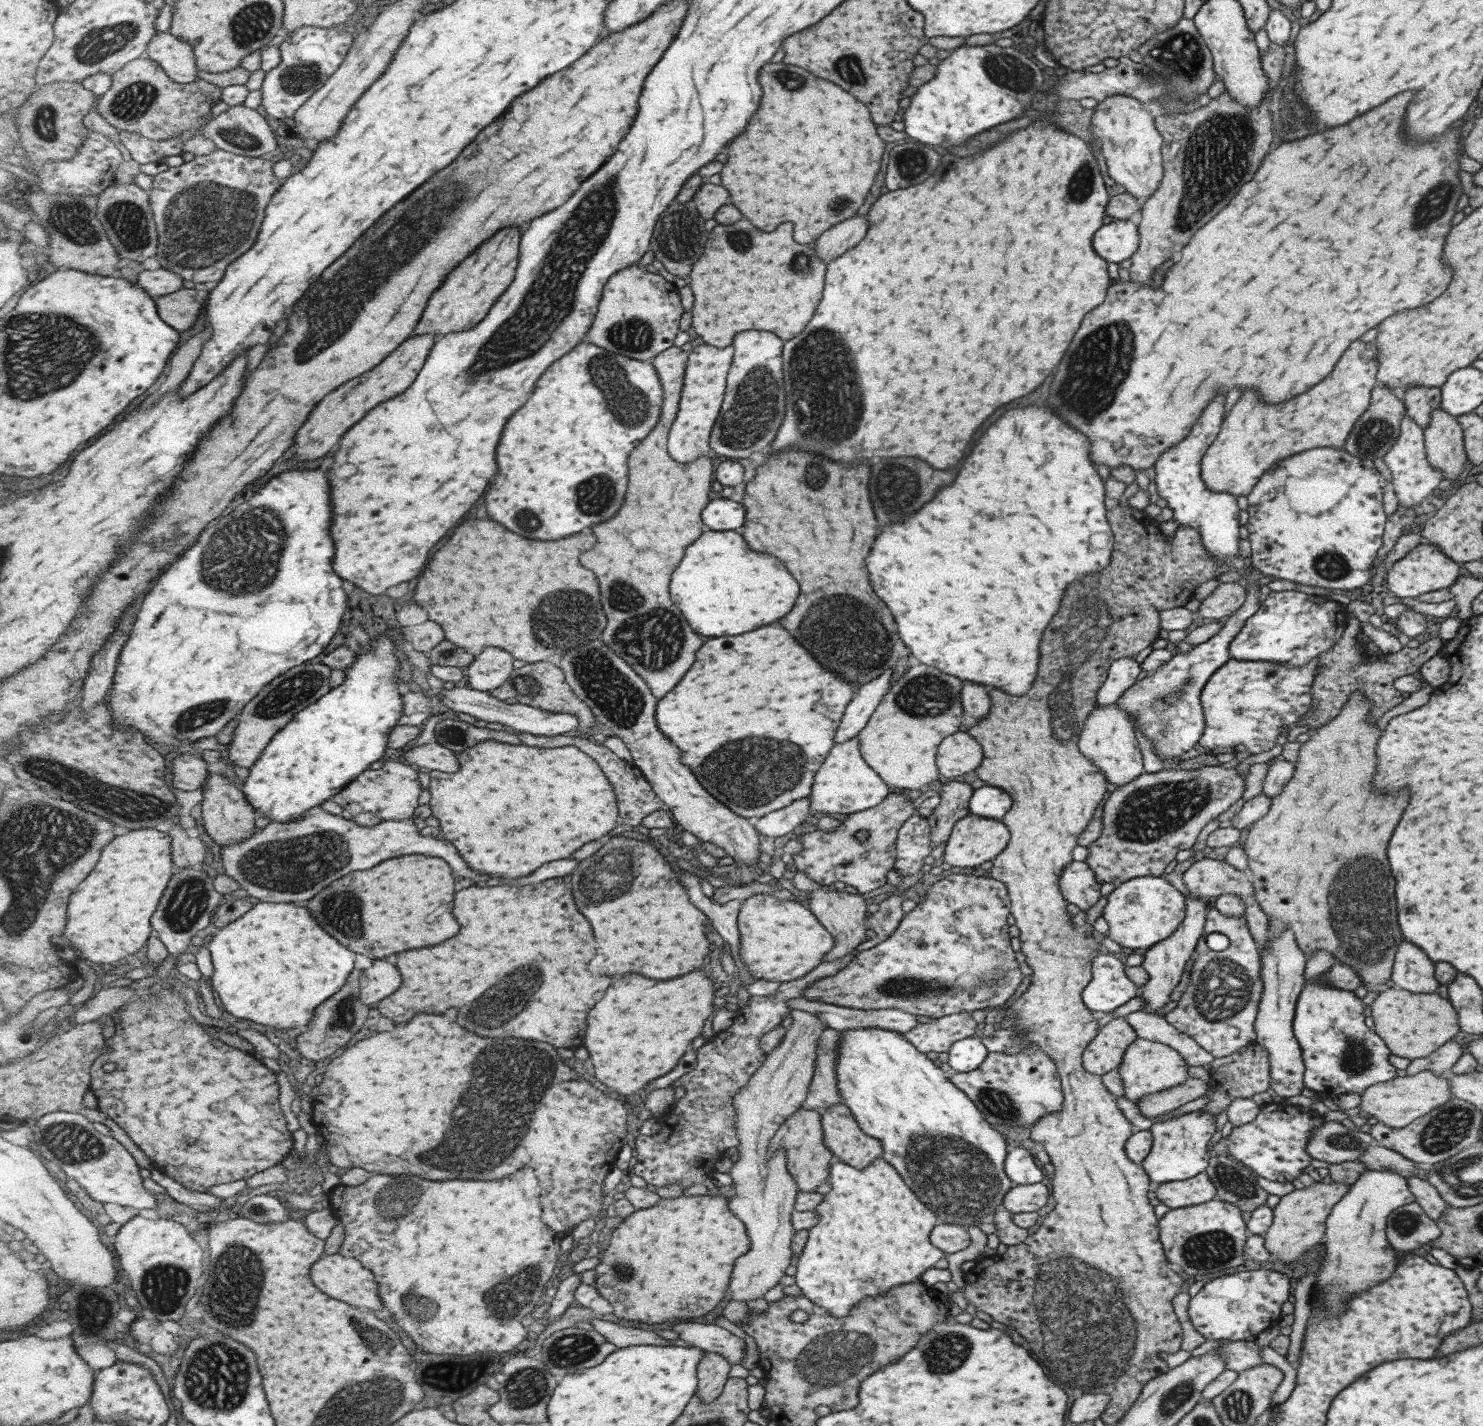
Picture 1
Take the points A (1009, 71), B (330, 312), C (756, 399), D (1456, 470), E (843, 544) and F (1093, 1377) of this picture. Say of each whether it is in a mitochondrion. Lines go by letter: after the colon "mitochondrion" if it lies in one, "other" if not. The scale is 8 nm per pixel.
A: mitochondrion
B: mitochondrion
C: mitochondrion
D: other
E: other
F: mitochondrion

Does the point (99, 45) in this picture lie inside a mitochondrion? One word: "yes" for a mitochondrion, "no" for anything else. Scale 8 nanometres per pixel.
yes

